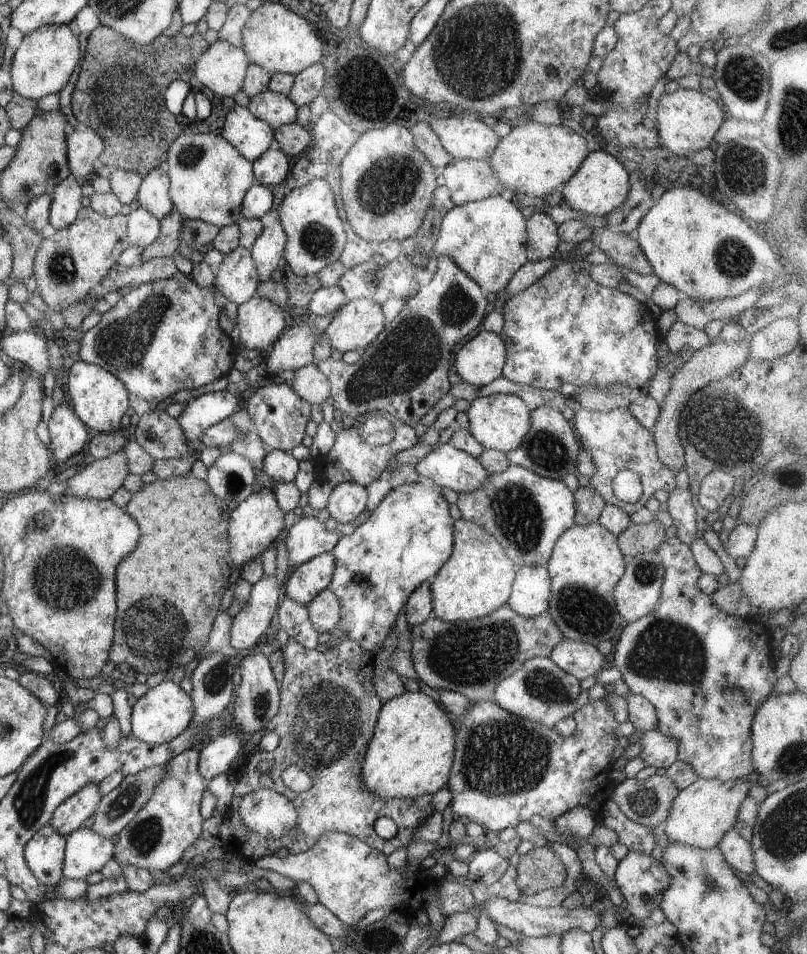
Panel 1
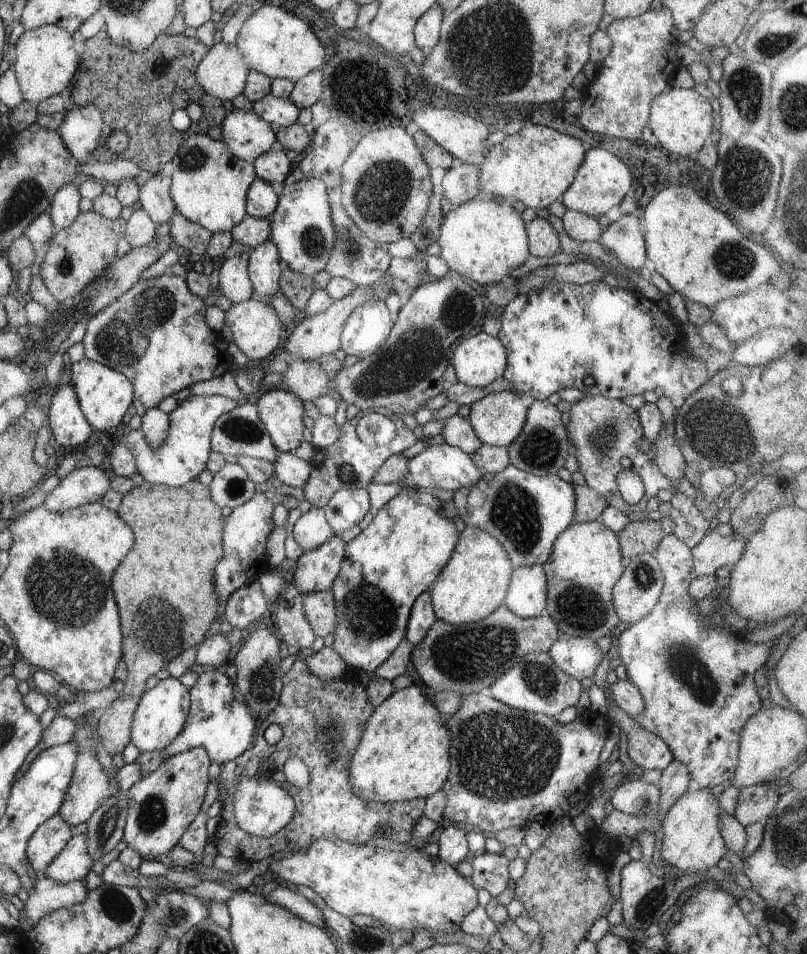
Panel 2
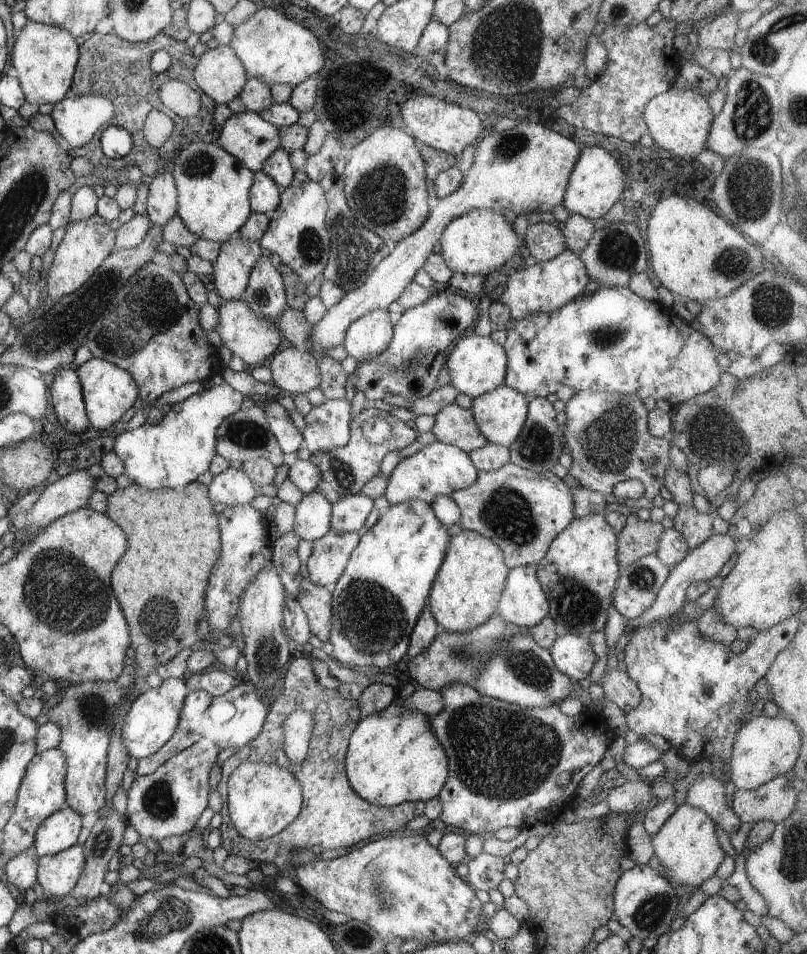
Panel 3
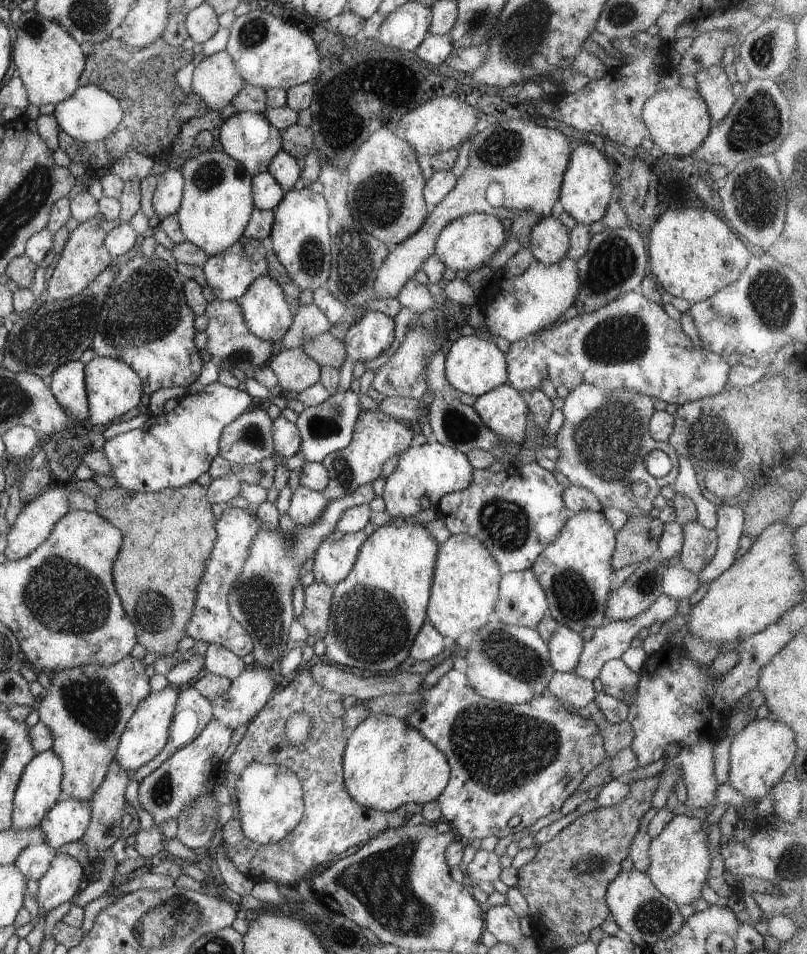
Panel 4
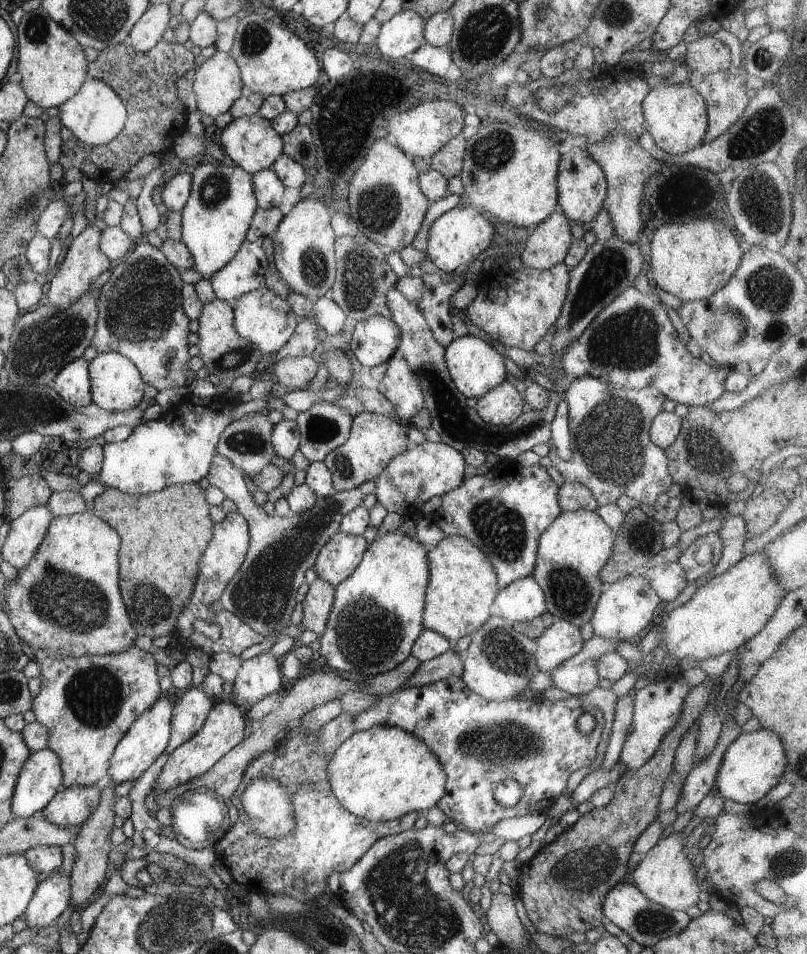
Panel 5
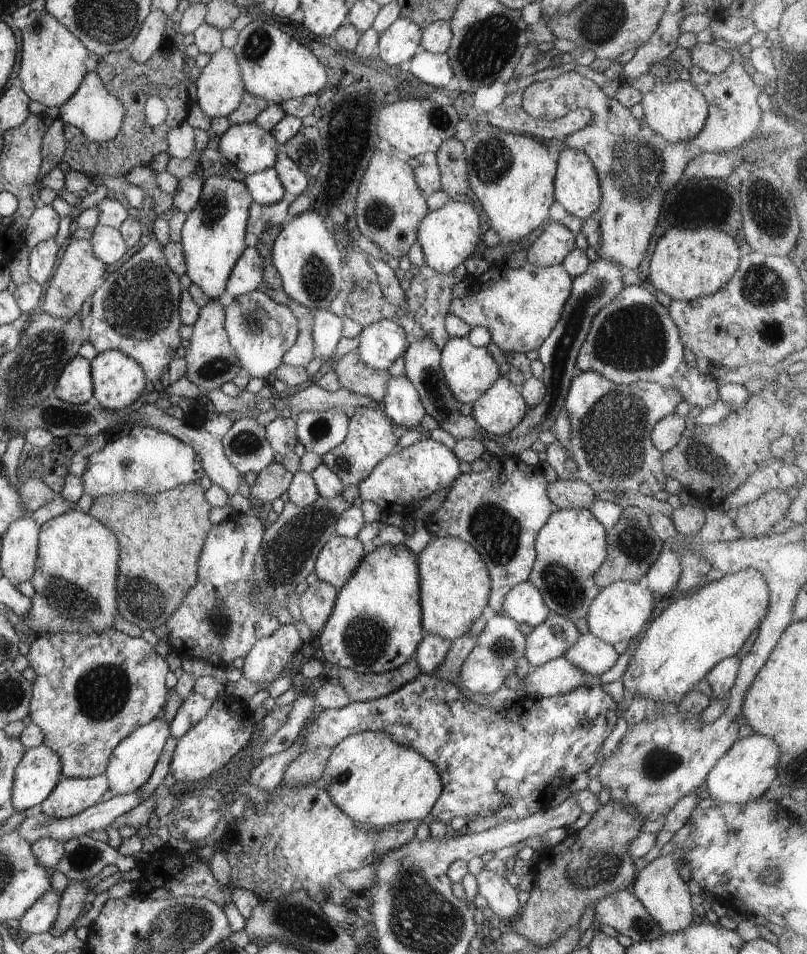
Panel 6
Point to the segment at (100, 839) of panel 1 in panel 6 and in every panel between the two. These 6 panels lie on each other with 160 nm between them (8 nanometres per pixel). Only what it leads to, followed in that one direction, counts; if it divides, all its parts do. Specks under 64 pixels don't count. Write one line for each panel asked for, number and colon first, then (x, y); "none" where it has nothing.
2: (73, 863)
3: (58, 874)
4: (61, 882)
5: (52, 896)
6: (39, 918)

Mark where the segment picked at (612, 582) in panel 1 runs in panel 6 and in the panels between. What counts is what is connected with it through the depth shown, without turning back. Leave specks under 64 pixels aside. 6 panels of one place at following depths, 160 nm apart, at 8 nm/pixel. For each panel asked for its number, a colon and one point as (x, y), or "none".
2: (586, 562)
3: (580, 570)
4: (574, 571)
5: (571, 552)
6: (571, 546)

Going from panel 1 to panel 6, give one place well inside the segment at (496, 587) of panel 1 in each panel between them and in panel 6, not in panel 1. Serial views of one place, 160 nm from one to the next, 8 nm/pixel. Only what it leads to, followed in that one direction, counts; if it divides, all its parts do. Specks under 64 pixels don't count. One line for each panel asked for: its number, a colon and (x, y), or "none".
2: (473, 583)
3: (466, 592)
4: (465, 590)
5: (462, 587)
6: (455, 586)

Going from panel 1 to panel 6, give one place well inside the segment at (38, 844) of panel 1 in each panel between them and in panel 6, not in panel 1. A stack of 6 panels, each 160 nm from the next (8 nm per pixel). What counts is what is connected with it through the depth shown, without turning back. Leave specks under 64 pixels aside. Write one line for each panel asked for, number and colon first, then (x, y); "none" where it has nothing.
2: (50, 837)
3: (59, 831)
4: (66, 822)
5: (71, 807)
6: (71, 796)

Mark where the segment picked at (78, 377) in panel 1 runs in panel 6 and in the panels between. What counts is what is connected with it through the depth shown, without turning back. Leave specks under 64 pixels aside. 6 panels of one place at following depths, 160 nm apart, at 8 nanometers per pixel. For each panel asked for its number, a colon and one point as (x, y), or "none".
2: (104, 395)
3: (108, 391)
4: (114, 390)
5: (116, 384)
6: (118, 381)

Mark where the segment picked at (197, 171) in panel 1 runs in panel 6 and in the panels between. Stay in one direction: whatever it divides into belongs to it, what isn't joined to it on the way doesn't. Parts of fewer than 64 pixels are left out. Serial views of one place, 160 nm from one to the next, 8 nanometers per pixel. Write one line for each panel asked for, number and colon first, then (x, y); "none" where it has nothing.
2: (209, 185)
3: (213, 187)
4: (217, 202)
5: (215, 220)
6: (213, 237)

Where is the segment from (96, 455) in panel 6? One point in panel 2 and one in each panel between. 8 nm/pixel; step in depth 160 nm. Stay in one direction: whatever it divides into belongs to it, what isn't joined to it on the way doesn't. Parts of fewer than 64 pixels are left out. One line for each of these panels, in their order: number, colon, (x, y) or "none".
2: (184, 454)
3: (171, 454)
4: (170, 450)
5: (159, 453)

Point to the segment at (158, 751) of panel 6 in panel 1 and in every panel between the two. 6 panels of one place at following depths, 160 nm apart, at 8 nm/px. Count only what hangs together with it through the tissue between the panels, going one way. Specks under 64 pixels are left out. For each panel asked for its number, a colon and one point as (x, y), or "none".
1: (166, 710)
2: (160, 716)
3: (153, 716)
4: (146, 733)
5: (147, 738)

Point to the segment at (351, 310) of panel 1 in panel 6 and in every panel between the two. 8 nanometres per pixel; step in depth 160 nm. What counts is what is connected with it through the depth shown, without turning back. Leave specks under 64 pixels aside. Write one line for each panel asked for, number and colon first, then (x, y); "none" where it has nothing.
2: (368, 326)
3: (366, 337)
4: (369, 336)
5: (375, 340)
6: (381, 344)

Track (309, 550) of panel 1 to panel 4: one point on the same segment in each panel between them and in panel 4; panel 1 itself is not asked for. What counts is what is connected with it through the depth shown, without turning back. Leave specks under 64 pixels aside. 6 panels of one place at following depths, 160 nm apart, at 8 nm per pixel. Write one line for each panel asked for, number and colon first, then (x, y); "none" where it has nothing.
2: (311, 530)
3: (313, 514)
4: (306, 505)

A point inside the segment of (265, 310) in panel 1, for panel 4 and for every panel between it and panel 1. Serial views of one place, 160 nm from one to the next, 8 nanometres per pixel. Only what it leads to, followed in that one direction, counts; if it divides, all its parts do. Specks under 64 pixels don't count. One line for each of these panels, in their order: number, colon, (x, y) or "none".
2: (256, 328)
3: (254, 339)
4: (229, 339)

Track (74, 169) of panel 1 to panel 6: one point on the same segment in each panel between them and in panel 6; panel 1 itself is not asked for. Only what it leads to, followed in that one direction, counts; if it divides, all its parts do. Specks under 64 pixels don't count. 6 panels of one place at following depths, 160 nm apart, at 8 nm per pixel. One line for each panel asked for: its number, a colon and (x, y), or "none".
2: (81, 130)
3: (77, 119)
4: (90, 114)
5: (95, 115)
6: (93, 109)

